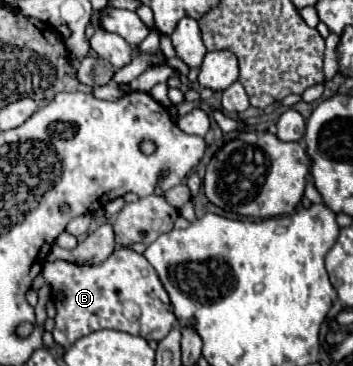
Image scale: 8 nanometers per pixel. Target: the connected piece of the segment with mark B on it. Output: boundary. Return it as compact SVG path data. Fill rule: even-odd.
M117 248L105 262L95 266L79 266L65 260L47 262L43 278L51 286L57 308L53 338L63 348L69 348L77 338L101 328L139 334L145 340L163 340L175 324L171 300L155 274L155 268L143 254L129 248ZM147 272L147 276L143 276Z

